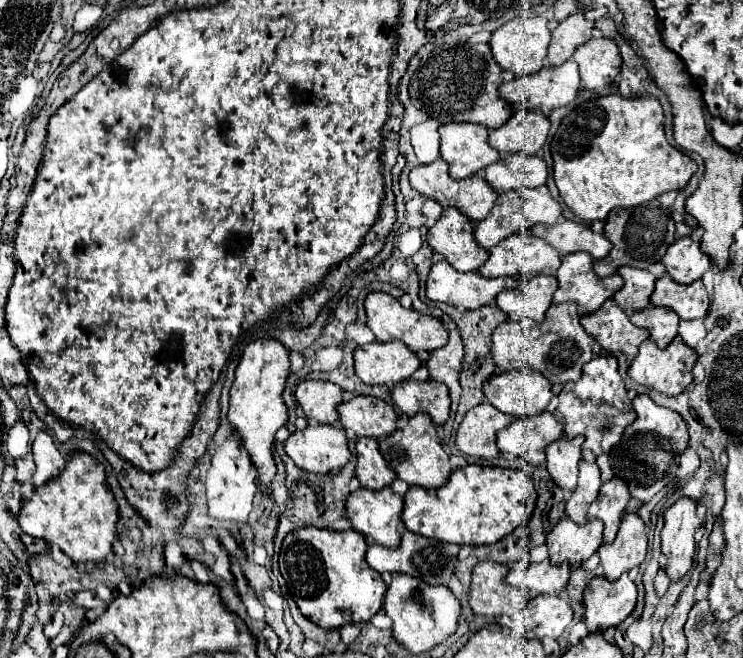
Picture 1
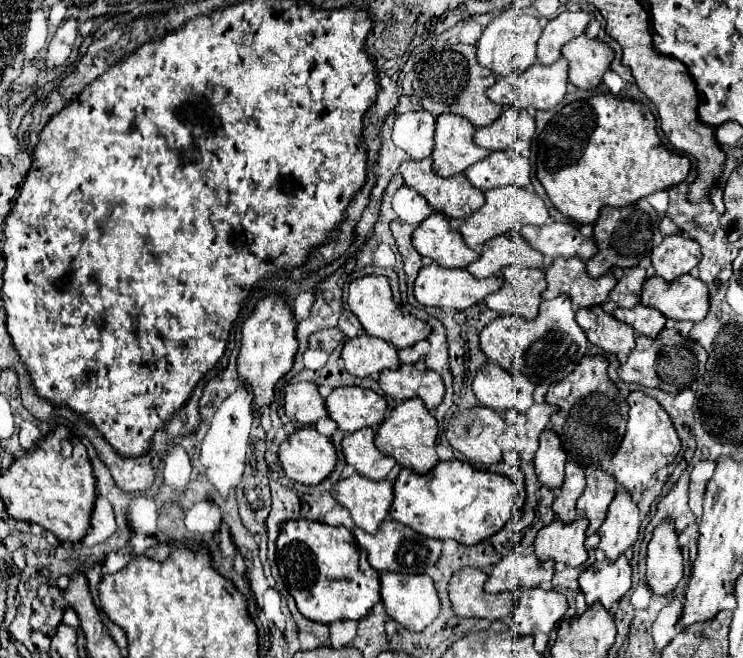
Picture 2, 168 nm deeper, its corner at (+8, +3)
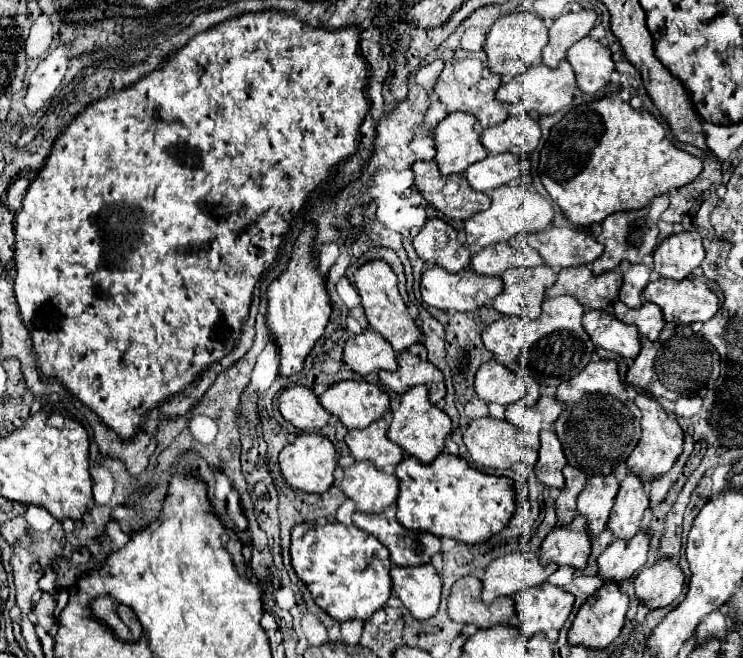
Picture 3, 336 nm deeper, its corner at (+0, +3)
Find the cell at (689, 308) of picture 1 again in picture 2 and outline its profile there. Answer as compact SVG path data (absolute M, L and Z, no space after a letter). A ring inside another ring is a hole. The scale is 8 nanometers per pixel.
M683 274L673 282L651 276L643 284L641 304L657 308L665 318L697 322L703 320L709 310L709 290L691 274Z

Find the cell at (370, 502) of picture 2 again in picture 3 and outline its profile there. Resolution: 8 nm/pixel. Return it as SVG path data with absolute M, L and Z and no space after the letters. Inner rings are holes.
M357 460L345 468L341 488L351 500L355 500L359 512L379 514L397 500L399 480L393 474L379 472L373 464Z

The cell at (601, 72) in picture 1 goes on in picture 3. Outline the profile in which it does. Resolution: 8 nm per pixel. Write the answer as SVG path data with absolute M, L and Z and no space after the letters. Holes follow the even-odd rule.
M591 36L579 40L567 50L567 62L571 62L577 78L577 86L585 94L595 94L603 86L607 86L615 64L611 60L611 52L601 42Z

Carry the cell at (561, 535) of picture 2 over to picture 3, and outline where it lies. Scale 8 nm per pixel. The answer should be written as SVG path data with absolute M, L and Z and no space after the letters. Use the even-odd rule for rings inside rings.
M575 516L571 524L557 526L545 536L539 562L543 566L555 562L557 566L573 566L581 570L587 566L589 554L591 542L587 534L587 520L585 516Z

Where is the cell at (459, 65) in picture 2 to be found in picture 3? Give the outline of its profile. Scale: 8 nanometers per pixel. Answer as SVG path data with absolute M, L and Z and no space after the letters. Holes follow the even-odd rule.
M455 52L455 58L445 62L445 68L437 80L437 86L435 86L435 94L439 96L439 102L445 104L447 112L467 112L467 114L473 114L477 118L477 122L483 126L483 128L489 128L489 126L495 126L495 124L501 124L505 118L507 118L507 106L505 104L499 104L495 100L495 92L497 88L501 86L501 76L489 72L489 68L485 68L481 72L481 78L477 82L477 72L473 74L465 74L459 68L459 62L461 60L467 60L467 58L475 58L475 60L481 60L485 62L483 54L469 54L469 52Z

